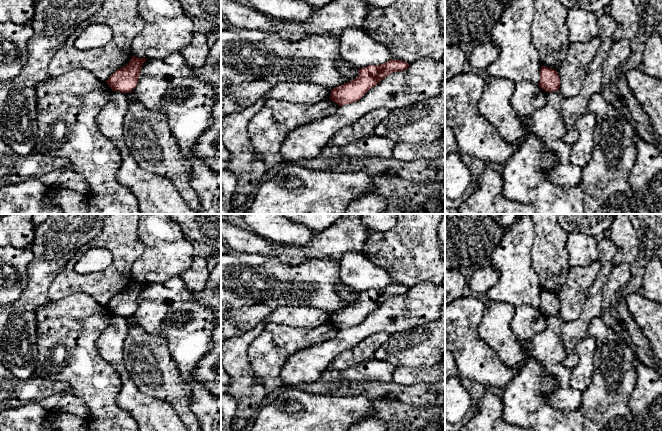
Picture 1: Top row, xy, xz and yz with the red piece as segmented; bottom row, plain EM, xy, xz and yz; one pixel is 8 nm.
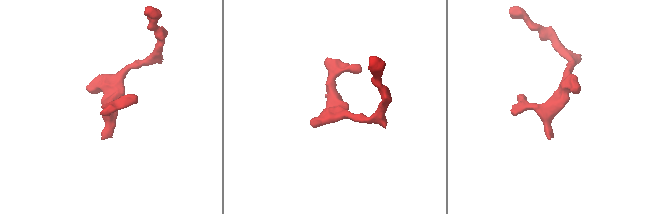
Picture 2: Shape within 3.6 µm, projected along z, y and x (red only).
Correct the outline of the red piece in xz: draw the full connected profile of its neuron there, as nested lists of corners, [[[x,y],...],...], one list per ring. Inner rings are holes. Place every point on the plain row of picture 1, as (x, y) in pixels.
[[[390,283],[381,289],[361,292],[356,303],[332,313],[330,323],[339,330],[356,326],[386,300],[403,295],[408,291],[409,288],[405,285]]]

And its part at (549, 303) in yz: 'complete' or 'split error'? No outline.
complete

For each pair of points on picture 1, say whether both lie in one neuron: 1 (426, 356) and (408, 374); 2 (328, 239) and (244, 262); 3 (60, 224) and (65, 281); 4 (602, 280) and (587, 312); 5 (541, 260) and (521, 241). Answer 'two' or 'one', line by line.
1: two
2: two
3: two
4: one
5: two

